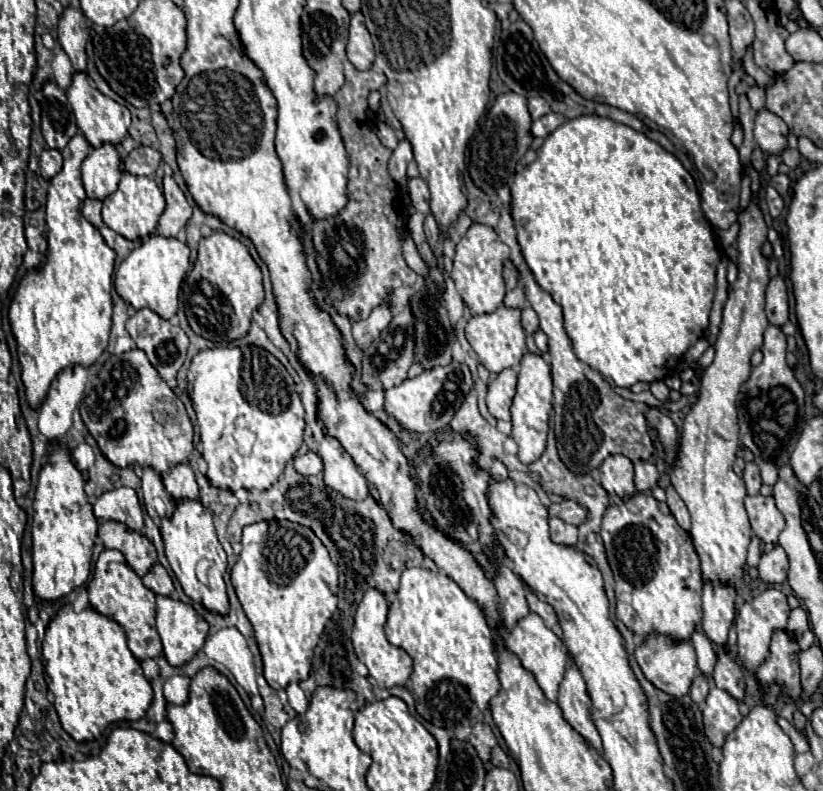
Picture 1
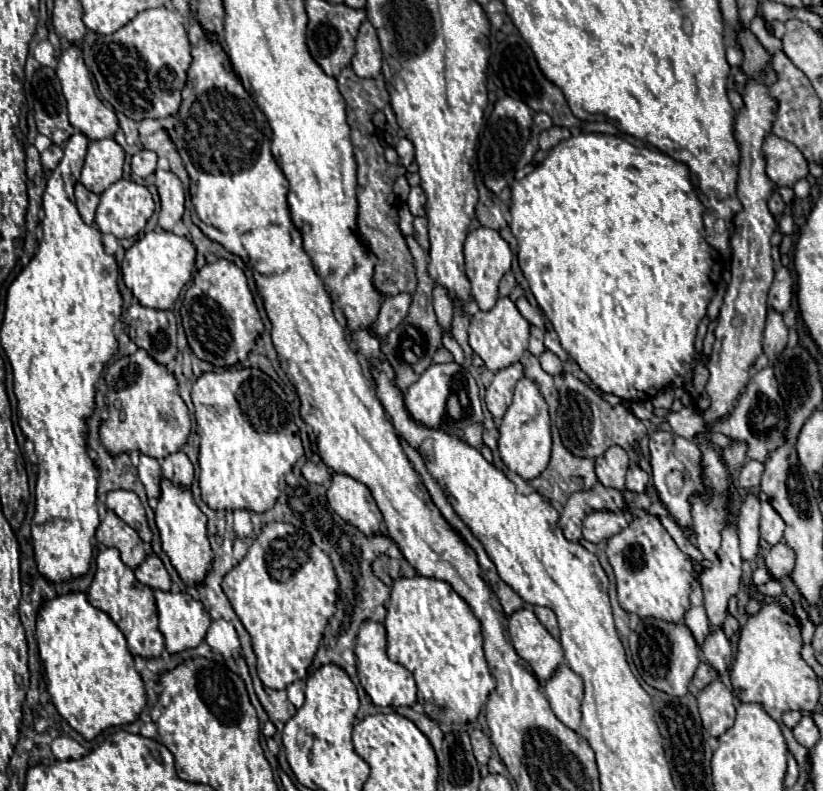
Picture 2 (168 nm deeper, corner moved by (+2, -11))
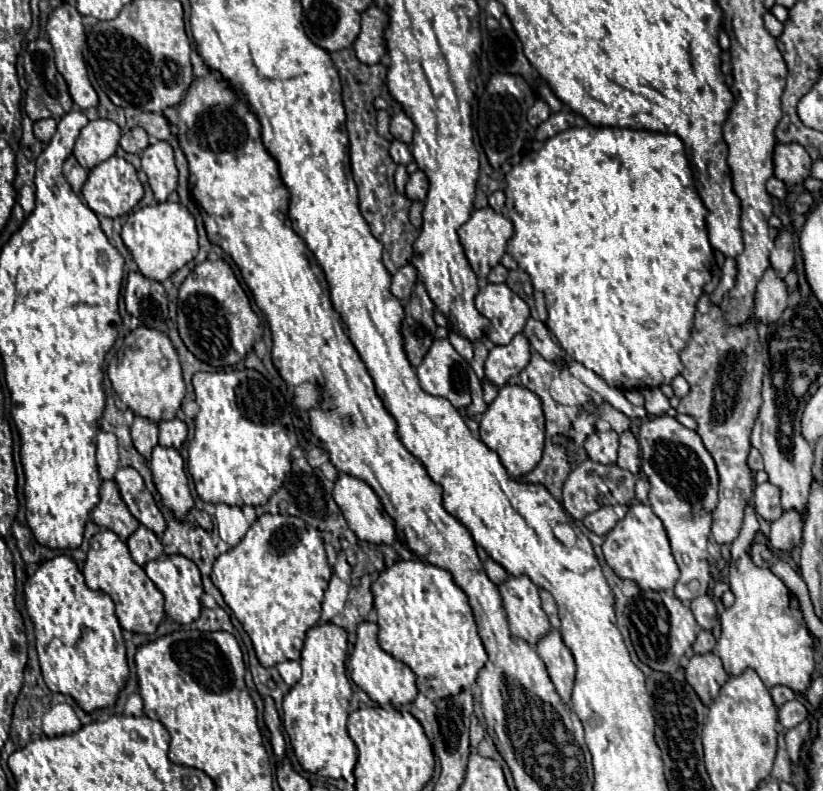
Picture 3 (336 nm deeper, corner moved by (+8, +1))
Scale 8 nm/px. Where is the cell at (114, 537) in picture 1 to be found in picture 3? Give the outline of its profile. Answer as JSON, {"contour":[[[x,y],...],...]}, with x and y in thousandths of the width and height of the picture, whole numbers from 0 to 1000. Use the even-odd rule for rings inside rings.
{"contour":[[[139,608],[124,611],[122,636],[112,643],[112,659],[119,666],[139,671],[148,684],[153,684],[170,666],[170,661],[156,646],[153,636],[146,631],[146,623]]]}

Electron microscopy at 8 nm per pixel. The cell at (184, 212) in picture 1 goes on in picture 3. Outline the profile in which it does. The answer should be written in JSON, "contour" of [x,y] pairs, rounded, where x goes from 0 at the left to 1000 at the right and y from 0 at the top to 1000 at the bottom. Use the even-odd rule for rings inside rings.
{"contour":[[[192,178],[173,191],[173,214],[187,241],[187,252],[199,257],[216,234],[216,214],[211,209],[211,191],[202,178]]]}

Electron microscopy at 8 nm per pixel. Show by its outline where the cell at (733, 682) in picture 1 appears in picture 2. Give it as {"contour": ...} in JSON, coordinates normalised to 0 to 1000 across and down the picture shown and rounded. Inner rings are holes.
{"contour":[[[865,795],[855,813],[853,813],[853,826],[855,826],[855,833],[875,851],[885,851],[887,846],[887,838],[889,838],[889,818],[887,818],[887,810],[885,805],[880,803],[877,795]]]}

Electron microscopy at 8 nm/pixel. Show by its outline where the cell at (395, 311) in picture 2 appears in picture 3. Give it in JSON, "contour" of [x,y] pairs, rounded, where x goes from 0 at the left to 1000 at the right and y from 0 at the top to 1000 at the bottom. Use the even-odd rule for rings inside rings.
{"contour":[[[501,335],[496,338],[488,338],[479,350],[476,350],[476,368],[479,368],[479,375],[481,378],[498,378],[498,370],[501,370],[501,363],[505,358],[505,340]]]}

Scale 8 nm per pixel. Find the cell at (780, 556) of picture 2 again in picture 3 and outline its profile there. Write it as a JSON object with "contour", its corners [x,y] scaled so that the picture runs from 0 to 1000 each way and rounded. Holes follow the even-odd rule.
{"contour":[[[955,646],[936,666],[933,676],[936,692],[940,697],[962,697],[974,684],[974,656],[967,646]]]}

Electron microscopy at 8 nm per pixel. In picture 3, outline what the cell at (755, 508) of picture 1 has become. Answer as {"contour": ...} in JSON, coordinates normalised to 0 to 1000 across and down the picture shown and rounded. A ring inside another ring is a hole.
{"contour":[[[933,608],[926,613],[919,613],[916,641],[919,641],[919,649],[931,659],[943,659],[950,651],[948,621],[943,621],[943,616],[938,616]]]}

